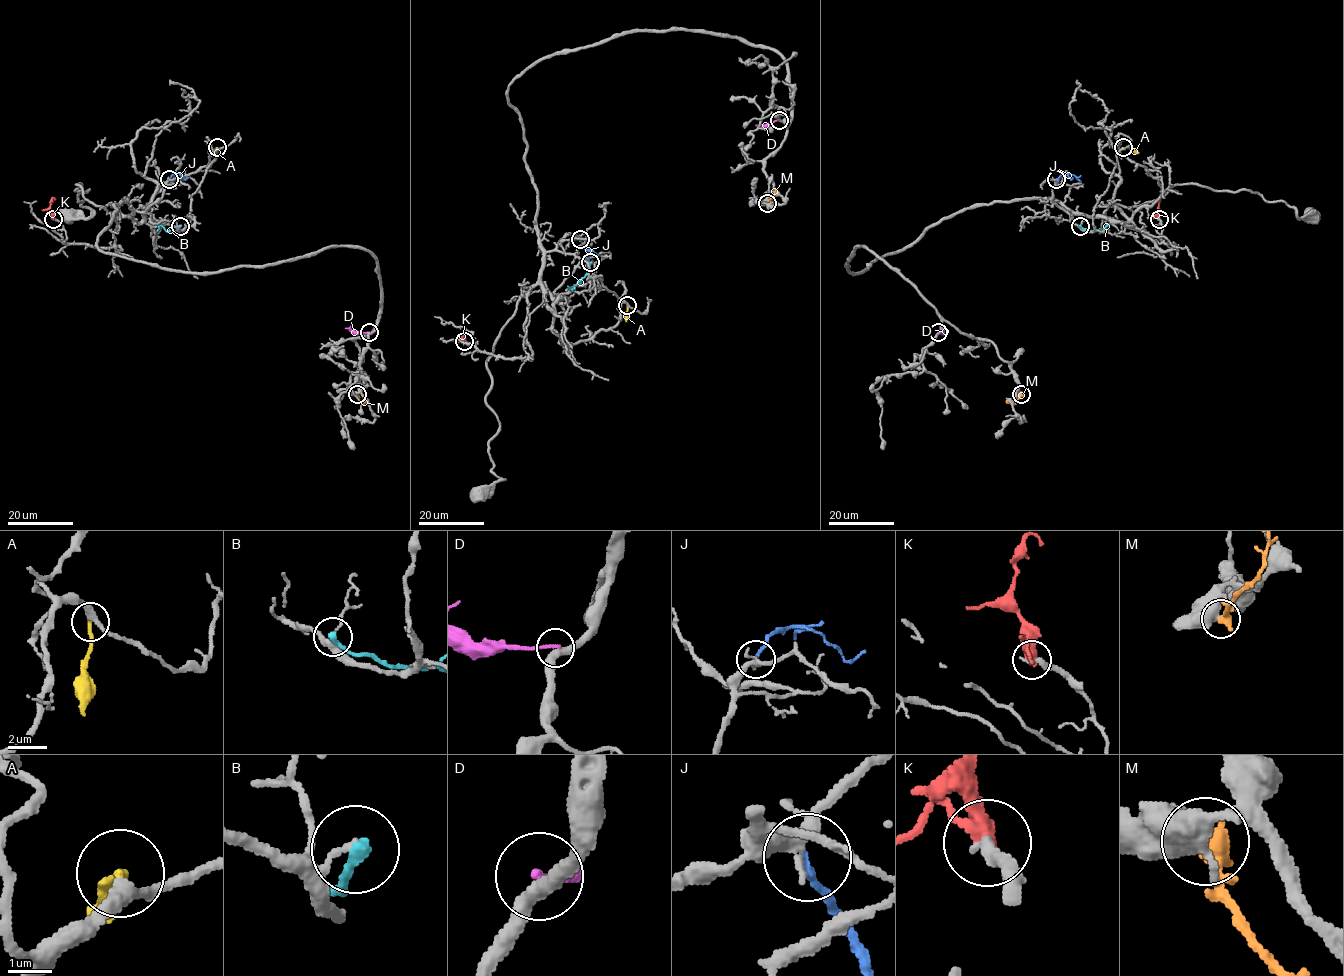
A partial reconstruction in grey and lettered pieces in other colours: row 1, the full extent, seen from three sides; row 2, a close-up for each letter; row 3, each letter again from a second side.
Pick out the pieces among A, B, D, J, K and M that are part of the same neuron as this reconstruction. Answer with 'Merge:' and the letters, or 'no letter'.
Merge: J

